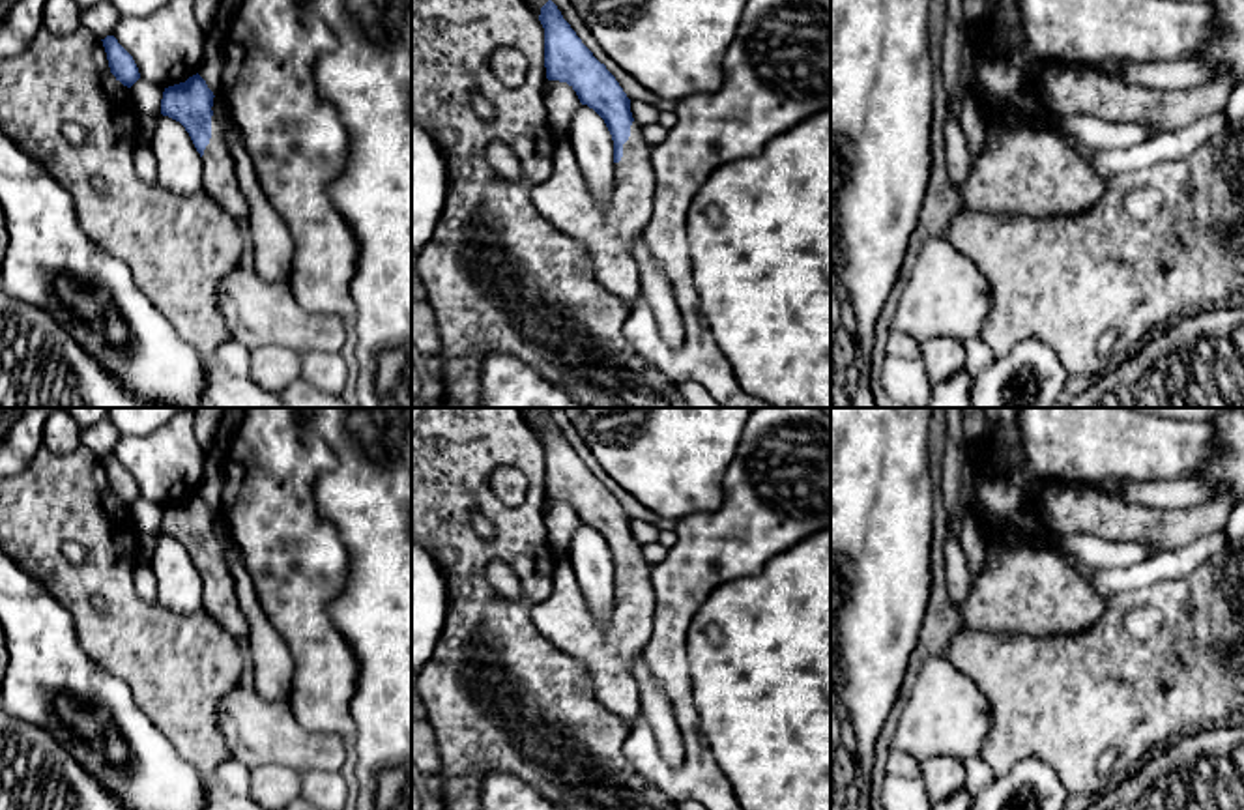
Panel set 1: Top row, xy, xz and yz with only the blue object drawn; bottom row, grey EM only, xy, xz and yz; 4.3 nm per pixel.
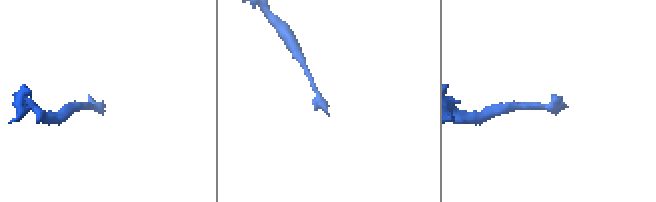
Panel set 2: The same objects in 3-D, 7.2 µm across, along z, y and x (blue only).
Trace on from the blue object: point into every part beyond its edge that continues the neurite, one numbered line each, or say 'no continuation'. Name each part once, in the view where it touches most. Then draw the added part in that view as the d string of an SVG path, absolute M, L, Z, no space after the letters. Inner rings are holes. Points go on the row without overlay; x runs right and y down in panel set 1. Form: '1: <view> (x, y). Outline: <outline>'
1: xz (608, 651). Outline: M636 541L614 591L615 610L604 625L591 615L569 554L556 554L554 591L529 608L529 617L550 644L586 666L597 702L632 728L640 713L632 664L651 640L655 617L651 565Z

